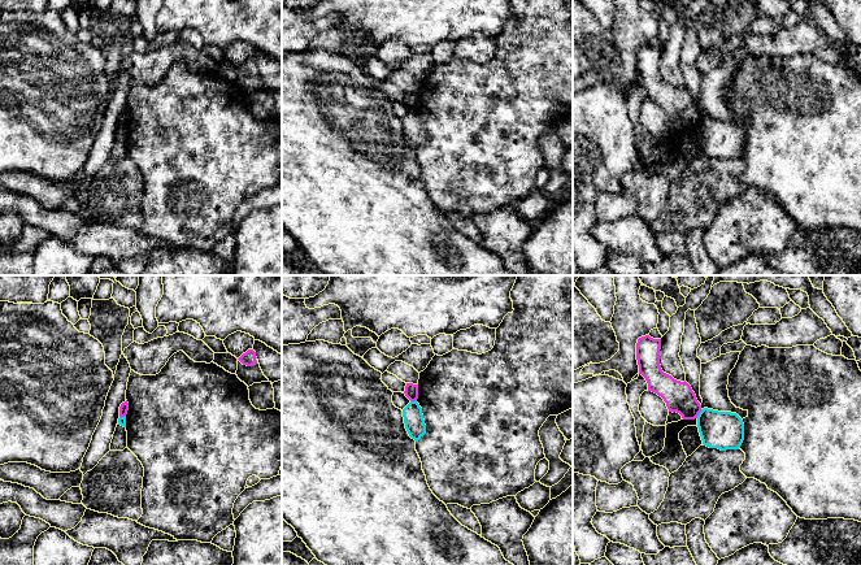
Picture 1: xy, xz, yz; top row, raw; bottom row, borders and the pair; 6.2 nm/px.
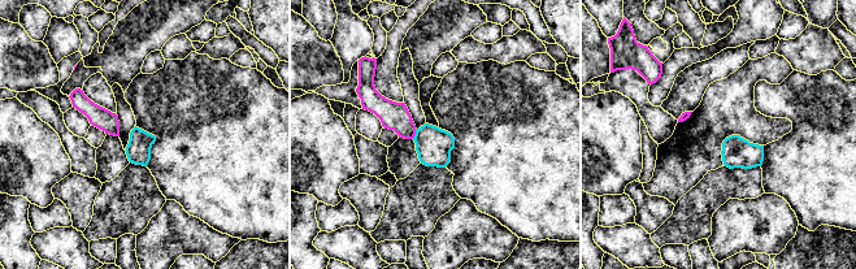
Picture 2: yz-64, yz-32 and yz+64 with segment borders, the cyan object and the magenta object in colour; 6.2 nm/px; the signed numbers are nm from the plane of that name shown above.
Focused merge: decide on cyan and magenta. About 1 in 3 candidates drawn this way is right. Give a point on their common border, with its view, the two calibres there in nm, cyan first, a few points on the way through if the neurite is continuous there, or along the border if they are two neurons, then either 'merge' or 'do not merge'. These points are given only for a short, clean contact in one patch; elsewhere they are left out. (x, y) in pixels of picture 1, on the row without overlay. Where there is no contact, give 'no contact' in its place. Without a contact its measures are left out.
yz (699, 122) | 240/180 nm | along yz (701, 118), (696, 126) | do not merge

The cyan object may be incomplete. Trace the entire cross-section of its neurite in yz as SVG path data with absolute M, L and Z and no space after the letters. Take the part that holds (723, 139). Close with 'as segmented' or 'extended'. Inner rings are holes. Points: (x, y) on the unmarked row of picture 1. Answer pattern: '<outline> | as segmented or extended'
M704 117L697 136L703 153L709 157L739 158L744 149L744 132L736 122Z | as segmented

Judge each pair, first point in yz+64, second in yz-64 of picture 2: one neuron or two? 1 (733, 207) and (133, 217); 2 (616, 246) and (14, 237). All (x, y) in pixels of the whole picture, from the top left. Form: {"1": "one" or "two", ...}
{"1": "two", "2": "two"}

